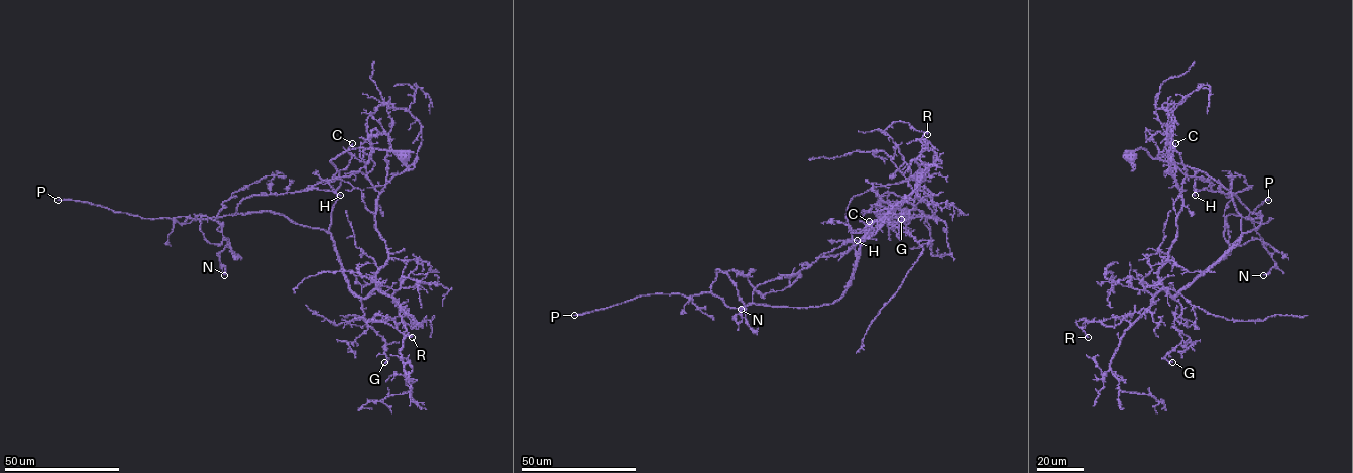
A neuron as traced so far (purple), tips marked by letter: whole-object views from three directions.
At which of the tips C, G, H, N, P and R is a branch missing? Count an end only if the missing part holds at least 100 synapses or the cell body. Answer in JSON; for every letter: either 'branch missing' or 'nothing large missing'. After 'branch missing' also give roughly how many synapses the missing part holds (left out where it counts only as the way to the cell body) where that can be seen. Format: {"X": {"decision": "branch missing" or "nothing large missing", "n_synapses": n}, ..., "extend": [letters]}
{"C": {"decision": "nothing large missing"}, "G": {"decision": "nothing large missing"}, "H": {"decision": "nothing large missing"}, "N": {"decision": "nothing large missing"}, "P": {"decision": "branch missing", "n_synapses": 200}, "R": {"decision": "nothing large missing"}, "extend": ["P"]}

